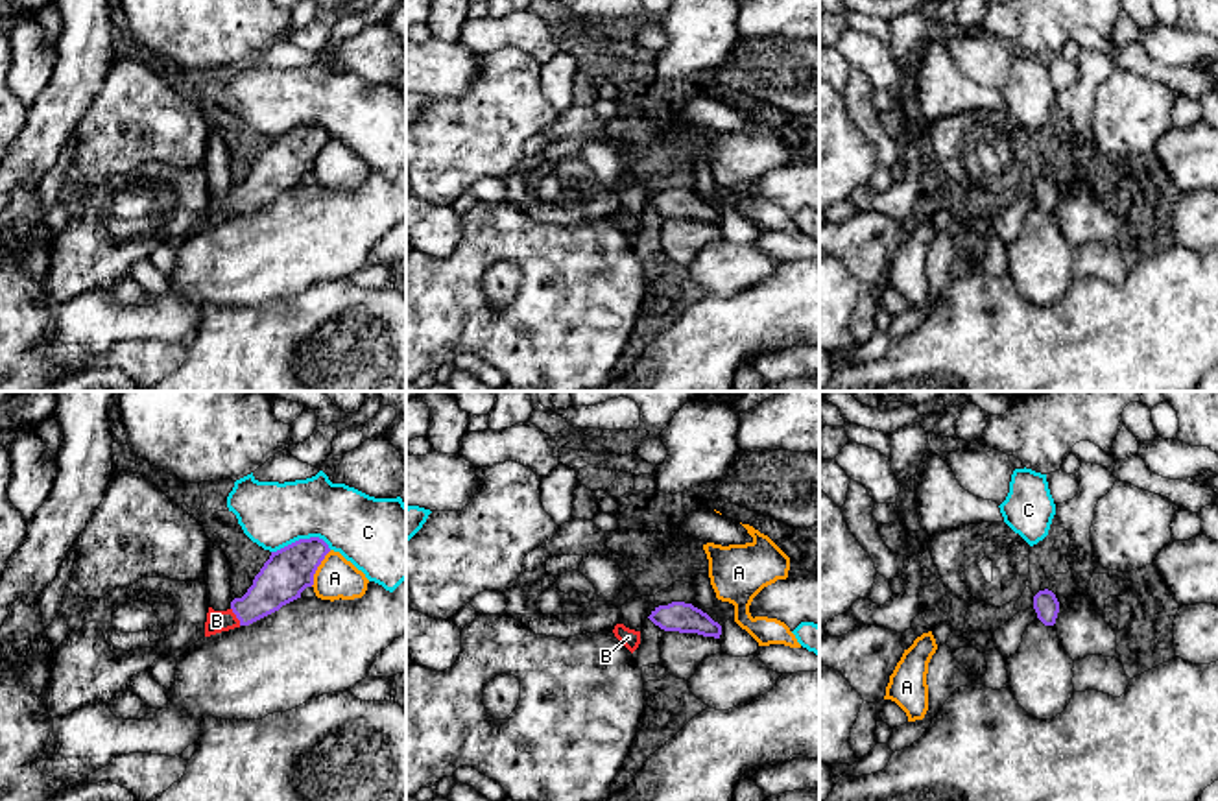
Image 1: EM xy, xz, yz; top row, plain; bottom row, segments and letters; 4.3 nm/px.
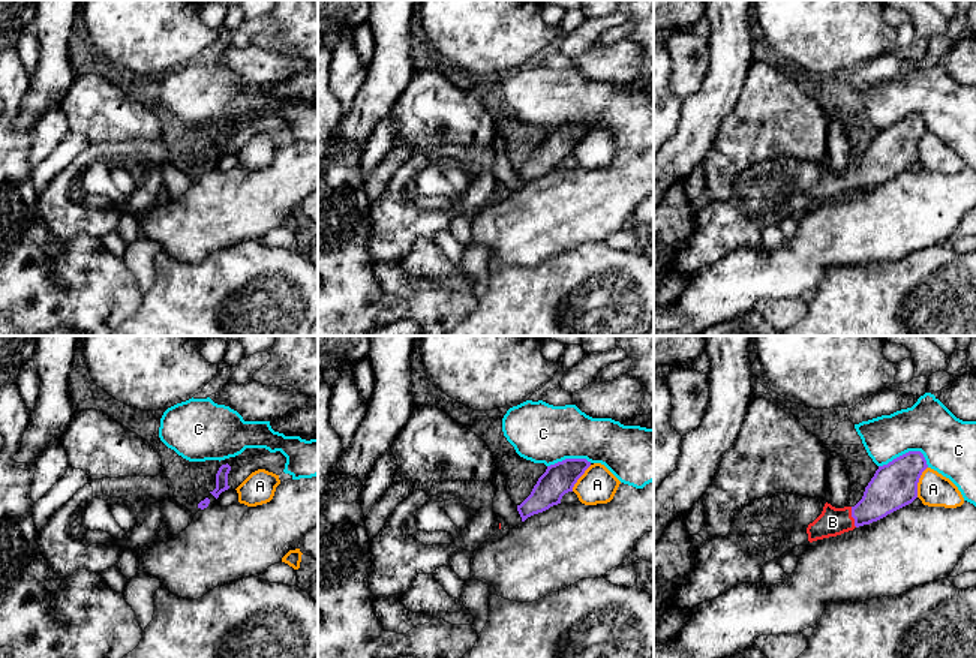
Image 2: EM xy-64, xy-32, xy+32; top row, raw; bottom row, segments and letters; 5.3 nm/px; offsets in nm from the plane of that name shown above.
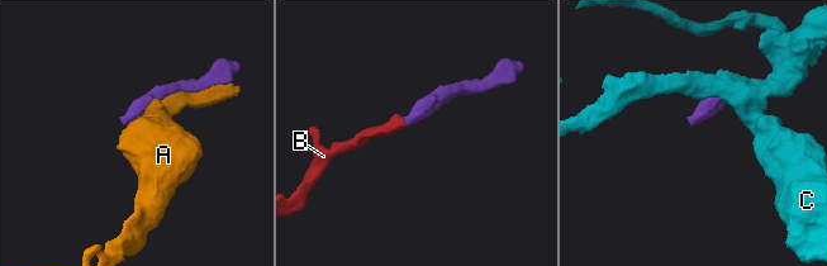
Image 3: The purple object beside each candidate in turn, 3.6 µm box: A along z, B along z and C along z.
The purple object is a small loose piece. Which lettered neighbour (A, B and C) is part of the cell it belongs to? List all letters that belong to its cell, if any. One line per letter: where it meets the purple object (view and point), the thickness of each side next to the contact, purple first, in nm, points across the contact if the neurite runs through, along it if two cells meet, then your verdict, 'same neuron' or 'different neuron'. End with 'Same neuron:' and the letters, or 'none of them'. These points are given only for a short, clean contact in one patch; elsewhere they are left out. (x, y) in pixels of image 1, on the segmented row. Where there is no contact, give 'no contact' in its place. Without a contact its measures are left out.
A: meets purple in xy at (316, 569); 200 nm thick on the purple side, 180 nm on the other; different neuron
B: meets purple in xy at (237, 617); 200 nm thick on the purple side, 100 nm on the other; runs through xy (281, 580), (237, 617), (216, 621); same neuron
C: meets purple in xy at (301, 539); 200 nm thick on the purple side, 280 nm on the other; different neuron
Same neuron: B

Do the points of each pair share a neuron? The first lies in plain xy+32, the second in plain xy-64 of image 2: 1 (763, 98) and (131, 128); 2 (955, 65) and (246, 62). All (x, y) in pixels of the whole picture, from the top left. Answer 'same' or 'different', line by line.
1: same
2: same

